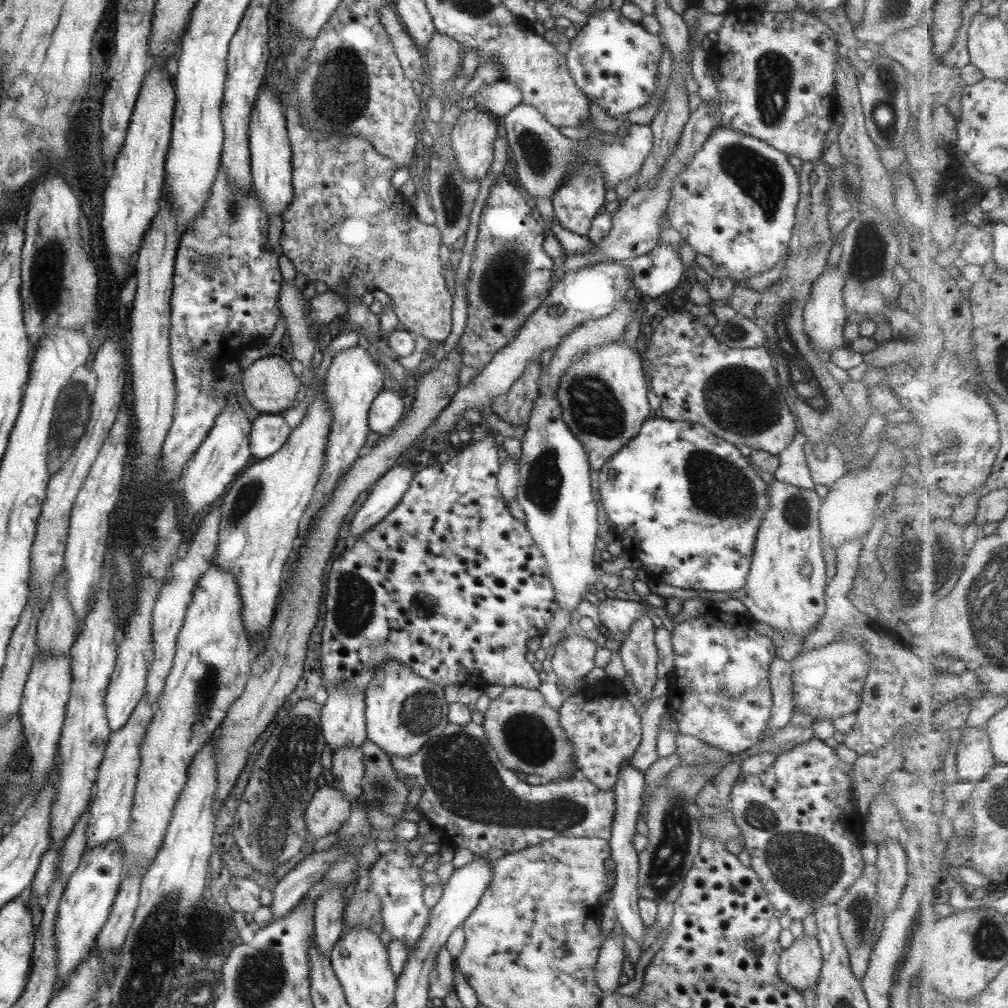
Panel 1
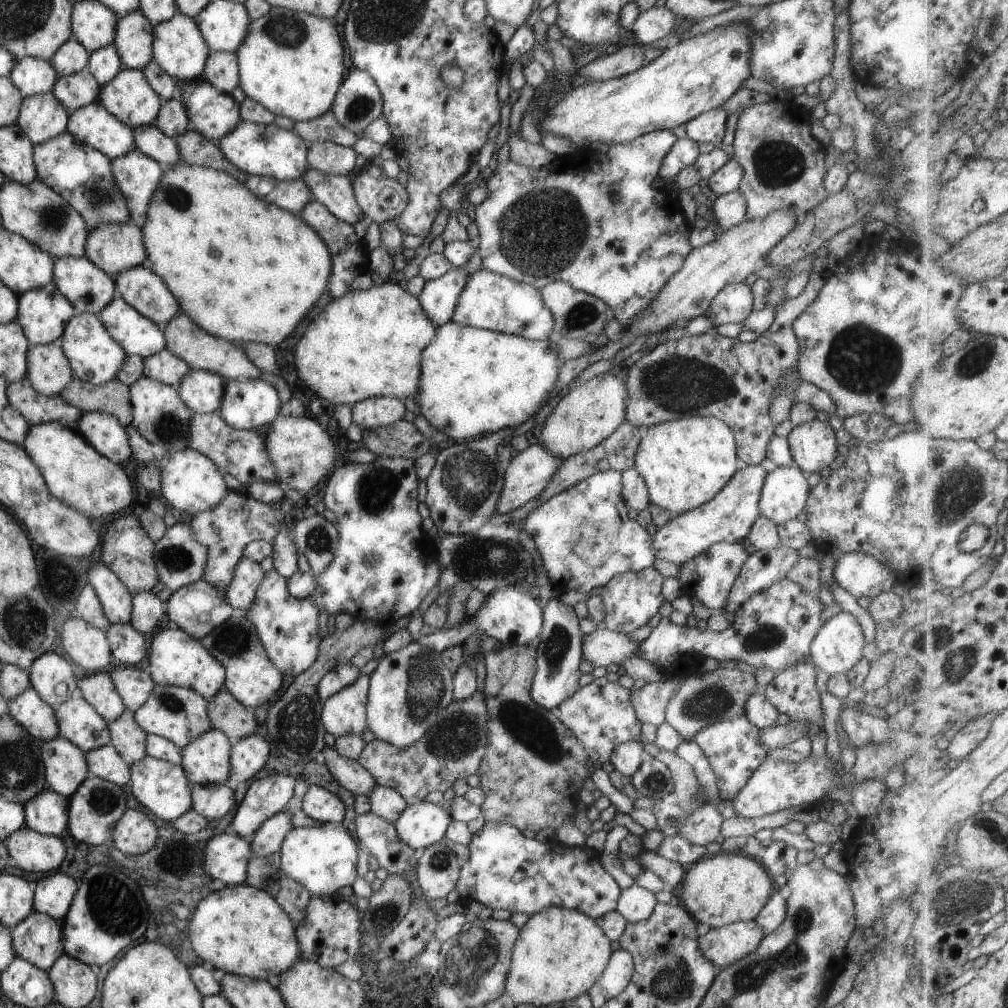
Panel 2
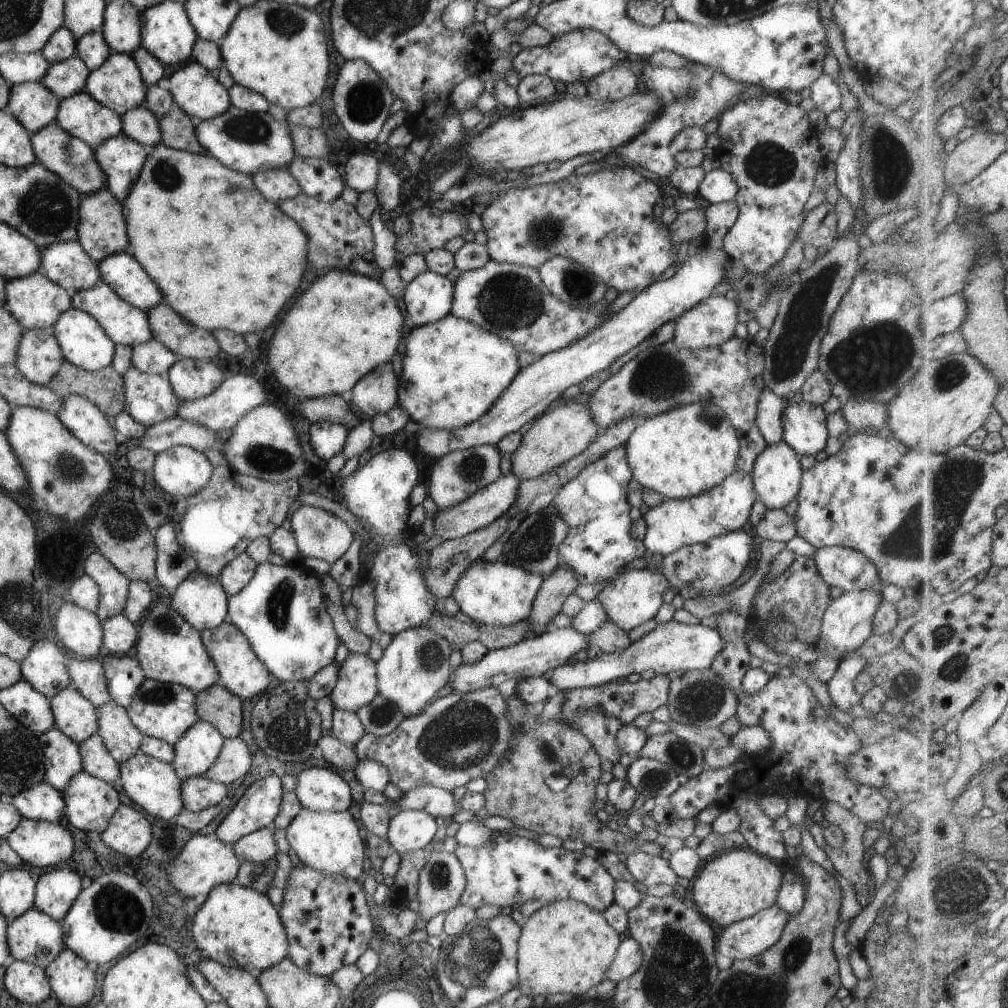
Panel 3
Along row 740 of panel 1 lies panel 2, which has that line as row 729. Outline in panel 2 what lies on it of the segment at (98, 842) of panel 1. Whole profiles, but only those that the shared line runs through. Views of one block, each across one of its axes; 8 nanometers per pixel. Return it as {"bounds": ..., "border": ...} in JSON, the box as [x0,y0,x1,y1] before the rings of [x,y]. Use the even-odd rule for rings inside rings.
{"bounds":[107,708,146,766],"border":[[[124,708],[111,722],[107,723],[110,743],[127,766],[136,763],[146,754],[146,732],[135,722],[134,713]]]}

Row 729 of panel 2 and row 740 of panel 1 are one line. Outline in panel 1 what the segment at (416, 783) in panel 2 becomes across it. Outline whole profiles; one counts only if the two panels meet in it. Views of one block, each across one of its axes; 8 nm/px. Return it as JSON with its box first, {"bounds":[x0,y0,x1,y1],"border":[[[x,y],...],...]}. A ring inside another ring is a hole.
{"bounds":[387,721,615,858],"border":[[[472,721],[465,722],[463,726],[448,722],[441,734],[429,738],[417,752],[407,758],[387,757],[397,779],[403,782],[407,790],[417,784],[420,786],[421,794],[415,809],[441,837],[441,840],[437,840],[440,845],[449,844],[453,849],[467,848],[476,858],[495,848],[509,853],[559,836],[594,837],[609,841],[615,810],[612,788],[601,790],[581,775],[565,777],[557,782],[543,781],[538,785],[523,782],[517,779],[514,771],[499,762],[487,742],[483,727]]]}

